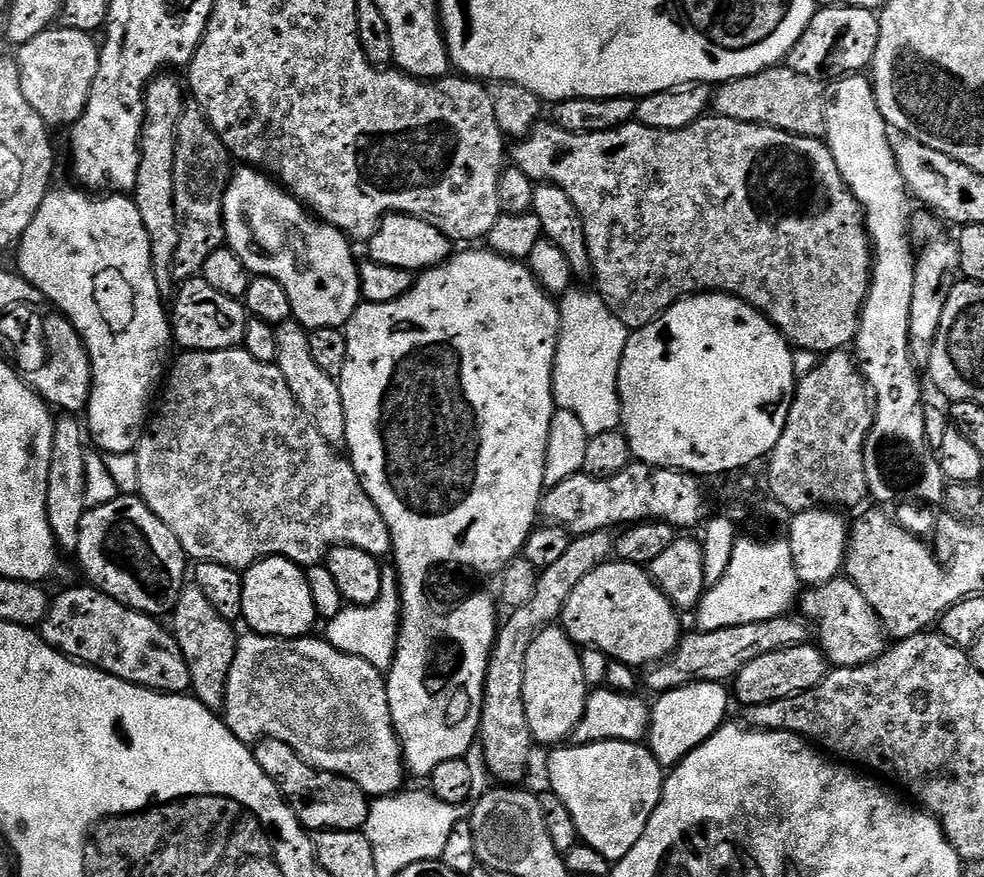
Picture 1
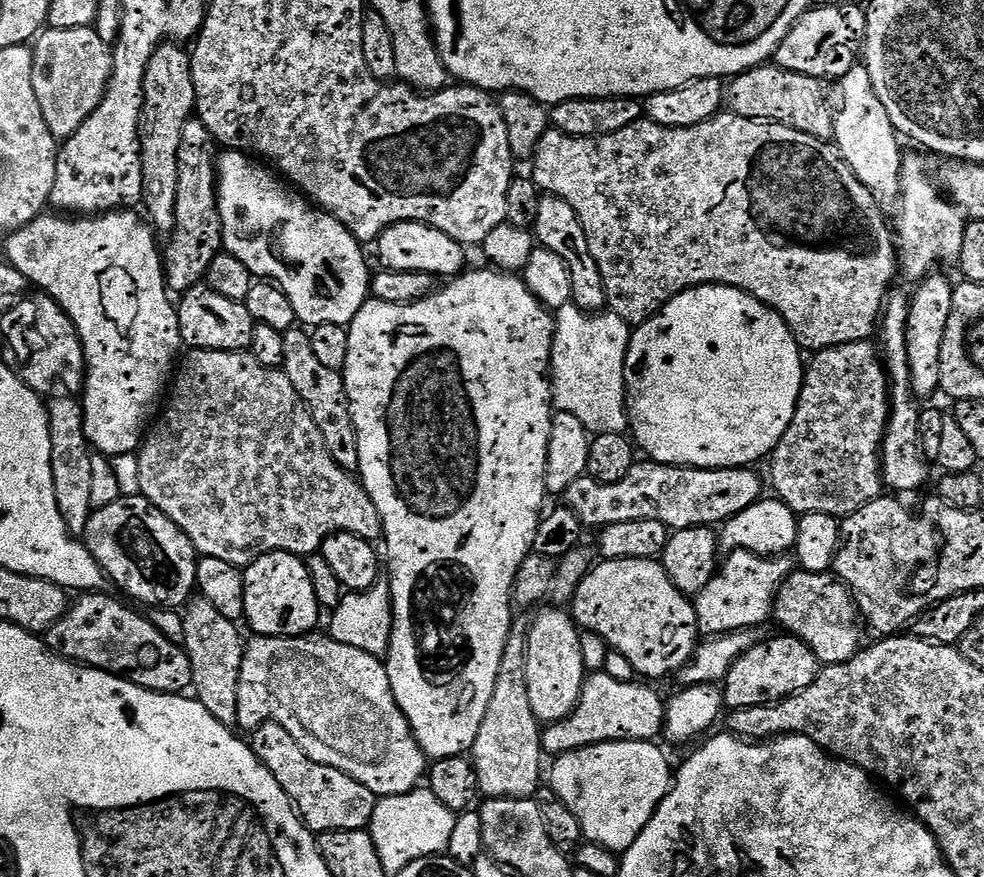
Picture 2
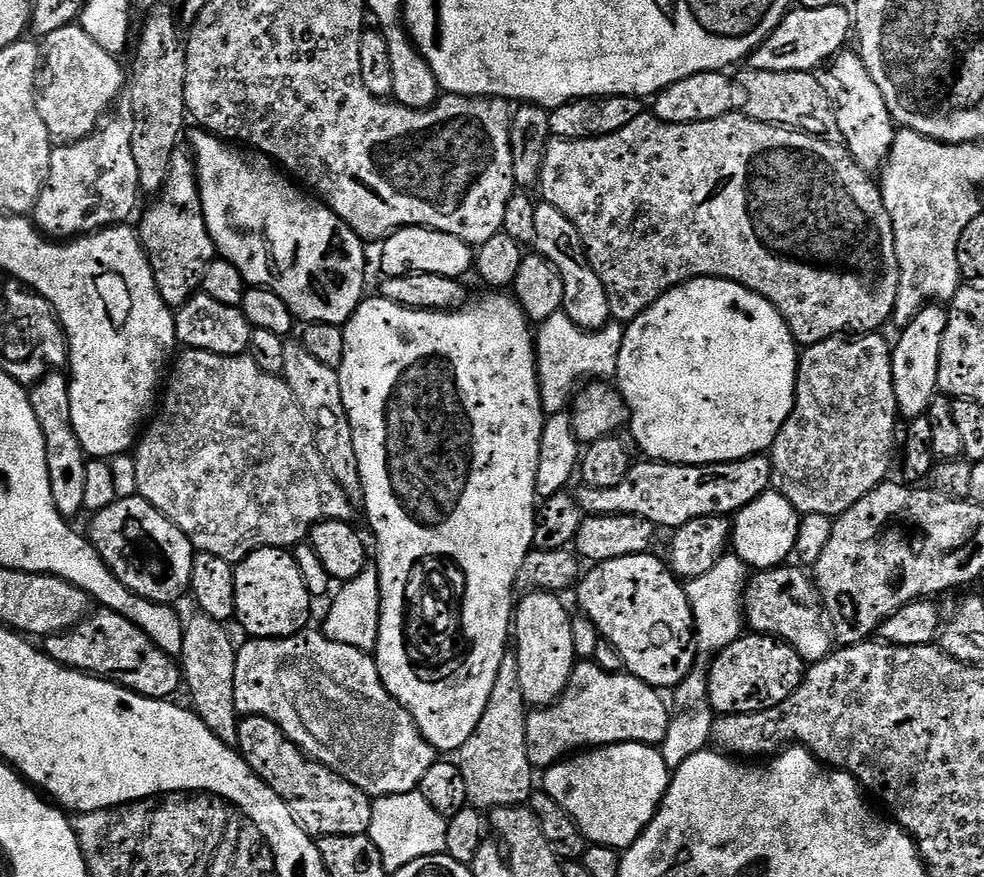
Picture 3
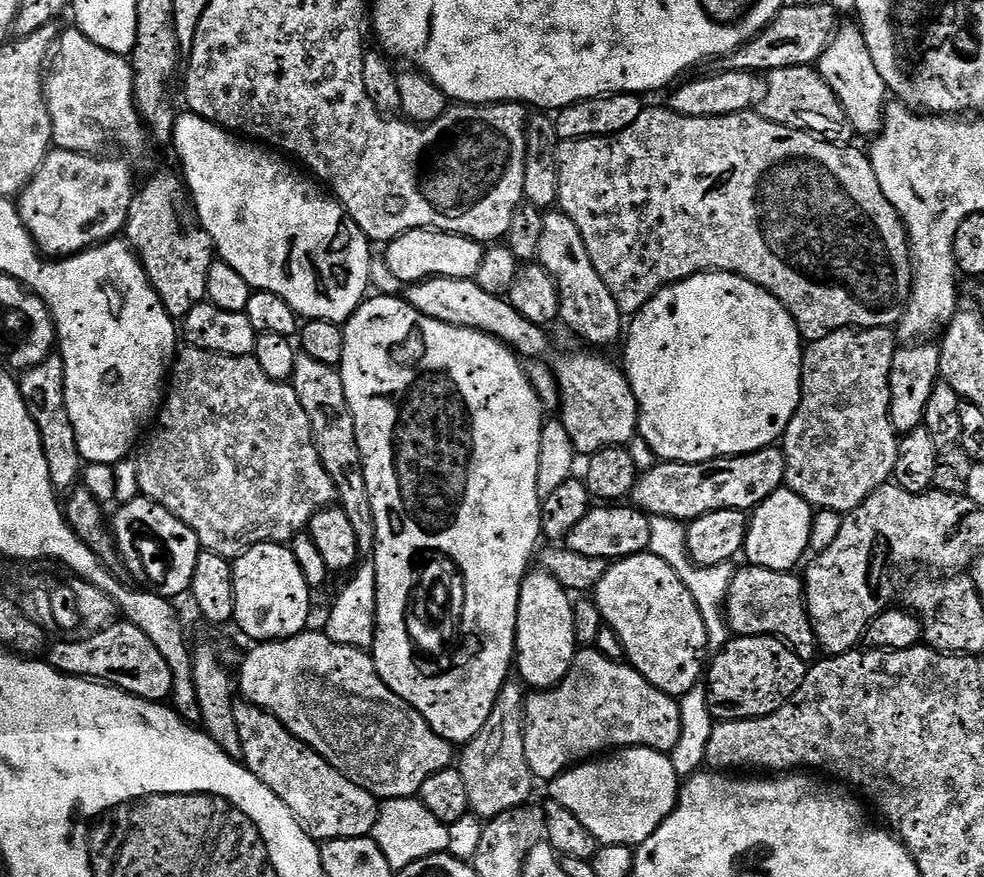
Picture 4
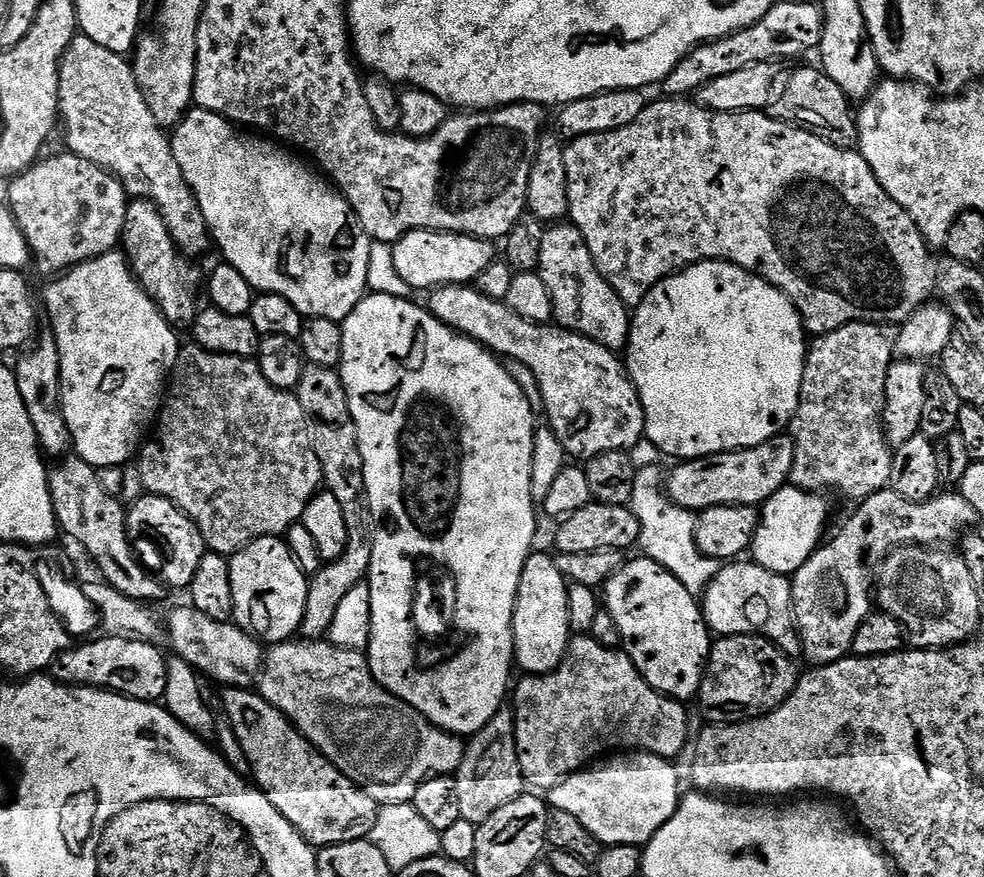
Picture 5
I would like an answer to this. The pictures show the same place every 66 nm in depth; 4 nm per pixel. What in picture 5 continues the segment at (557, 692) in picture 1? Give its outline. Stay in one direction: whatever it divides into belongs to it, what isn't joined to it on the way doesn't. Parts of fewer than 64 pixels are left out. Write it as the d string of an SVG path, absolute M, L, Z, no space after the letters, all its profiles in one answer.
M540 550L533 551L528 557L526 566L522 570L522 578L518 582L518 598L514 606L514 618L512 619L512 646L514 660L519 671L524 674L543 674L552 672L560 667L564 657L568 655L568 645L574 635L570 626L570 614L568 613L568 585L564 579L562 570L558 570L555 559Z

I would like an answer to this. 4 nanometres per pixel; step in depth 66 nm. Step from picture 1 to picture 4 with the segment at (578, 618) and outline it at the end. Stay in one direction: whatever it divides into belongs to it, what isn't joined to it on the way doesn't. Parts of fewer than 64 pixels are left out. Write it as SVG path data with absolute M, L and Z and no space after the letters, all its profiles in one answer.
M646 551L640 552L637 556L626 556L622 560L609 563L594 587L594 599L600 611L601 621L612 628L614 634L621 640L627 663L641 672L646 682L650 682L666 695L677 698L686 695L698 684L702 676L702 665L706 660L706 626L703 624L702 614L699 613L694 598L683 585L682 578L662 558Z

